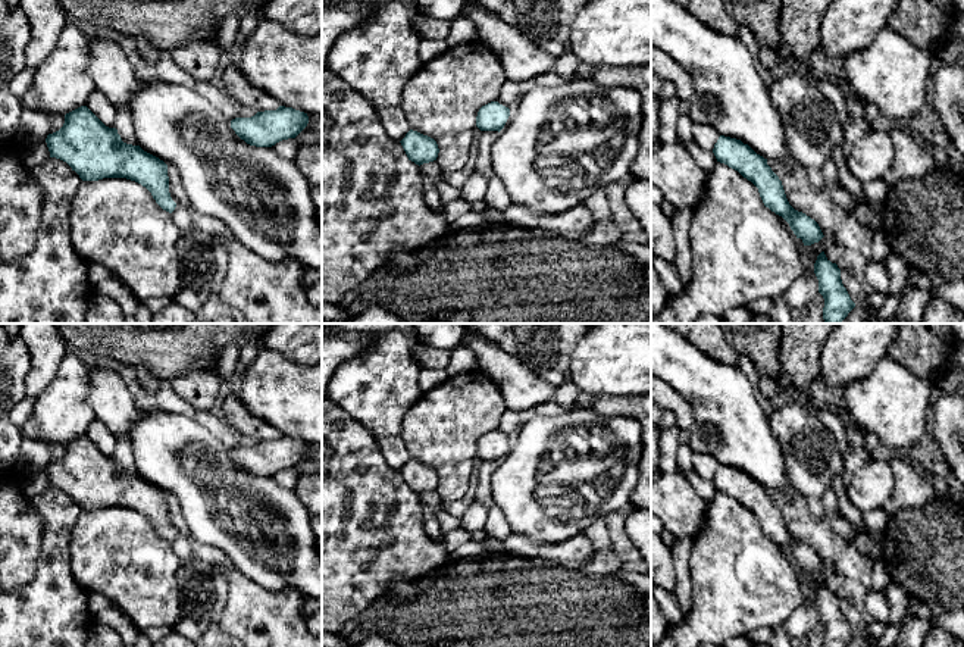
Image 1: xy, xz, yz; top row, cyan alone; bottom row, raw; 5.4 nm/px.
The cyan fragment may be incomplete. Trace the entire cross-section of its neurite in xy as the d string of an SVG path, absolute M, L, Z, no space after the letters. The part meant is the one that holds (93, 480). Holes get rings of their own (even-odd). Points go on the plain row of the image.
M87 435L66 443L63 456L48 463L46 472L50 487L66 491L82 510L126 507L145 516L163 540L169 543L175 540L176 532L169 522L168 494L140 475L123 472L118 459L106 456Z

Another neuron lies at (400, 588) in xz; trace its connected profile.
M395 578L386 585L385 596L400 601L410 600L417 593L420 582L422 579Z

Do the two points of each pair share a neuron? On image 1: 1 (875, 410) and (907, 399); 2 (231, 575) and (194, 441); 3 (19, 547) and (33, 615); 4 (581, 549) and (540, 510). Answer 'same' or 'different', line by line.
1: same
2: different
3: different
4: different

